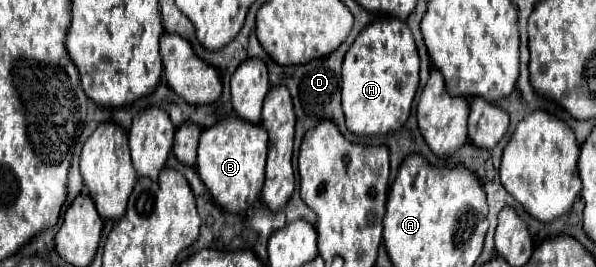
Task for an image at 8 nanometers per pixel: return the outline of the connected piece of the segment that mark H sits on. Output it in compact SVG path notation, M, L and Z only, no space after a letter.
M380 18L372 24L368 24L360 34L358 40L350 46L346 52L344 64L342 64L342 110L346 118L346 126L354 134L388 134L398 132L412 110L412 100L420 84L420 60L418 50L414 44L414 36L406 22L400 18Z

